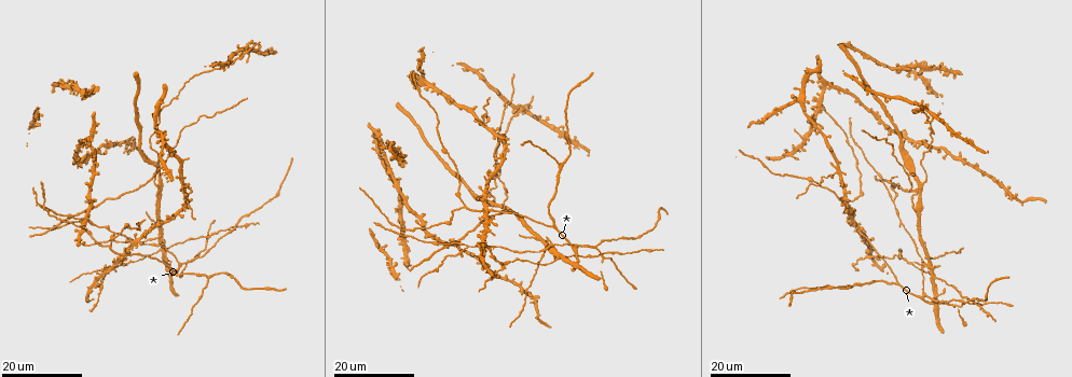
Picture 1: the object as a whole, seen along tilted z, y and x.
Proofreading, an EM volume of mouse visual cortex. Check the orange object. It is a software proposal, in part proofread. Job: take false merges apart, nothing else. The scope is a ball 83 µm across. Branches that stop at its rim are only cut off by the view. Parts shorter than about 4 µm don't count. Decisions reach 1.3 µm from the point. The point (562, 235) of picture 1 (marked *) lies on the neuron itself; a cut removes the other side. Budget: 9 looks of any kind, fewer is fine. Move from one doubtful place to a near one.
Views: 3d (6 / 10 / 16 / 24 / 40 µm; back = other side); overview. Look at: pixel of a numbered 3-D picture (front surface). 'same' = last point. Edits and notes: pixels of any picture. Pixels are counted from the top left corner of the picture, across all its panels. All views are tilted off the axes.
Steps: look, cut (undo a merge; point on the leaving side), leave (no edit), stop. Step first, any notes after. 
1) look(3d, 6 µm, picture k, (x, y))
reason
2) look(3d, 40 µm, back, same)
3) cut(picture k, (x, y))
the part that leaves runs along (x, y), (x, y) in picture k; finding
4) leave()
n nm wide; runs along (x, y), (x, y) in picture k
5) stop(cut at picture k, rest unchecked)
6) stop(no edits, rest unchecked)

look(3d, 16 µm, picture 1, (593, 247))
small branch off a trunk

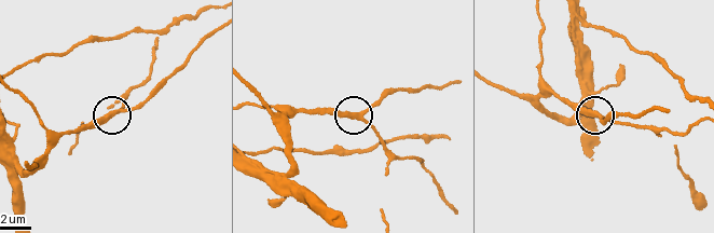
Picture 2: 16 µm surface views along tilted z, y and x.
look(3d, 6 µm, picture 2, (364, 115))
closer look

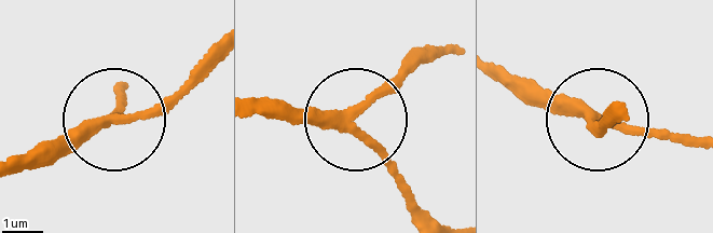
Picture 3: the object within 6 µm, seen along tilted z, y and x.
leave()
runs along (13, 172), (112, 119), (123, 82) in picture 3; all the same neuron

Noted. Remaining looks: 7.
look(3d, 16 µm, picture 1, (93, 226))
three arms meet

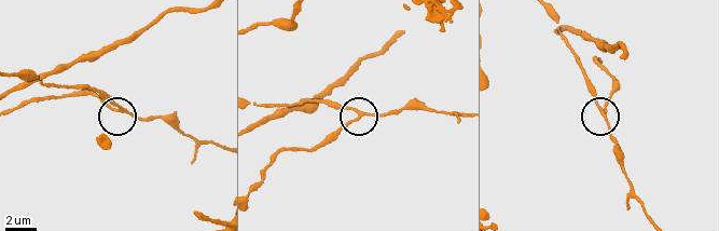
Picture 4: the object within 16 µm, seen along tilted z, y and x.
look(3d, 10 µm, picture 4, (603, 113))

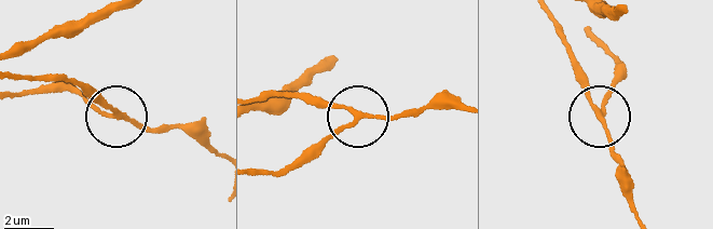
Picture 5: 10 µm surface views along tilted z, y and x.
leave()
3 arms; runs along (456, 109), (360, 117), (310, 147) in picture 5; all the same neuron

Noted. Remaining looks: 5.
look(3d, 16 µm, picture 1, (179, 181))

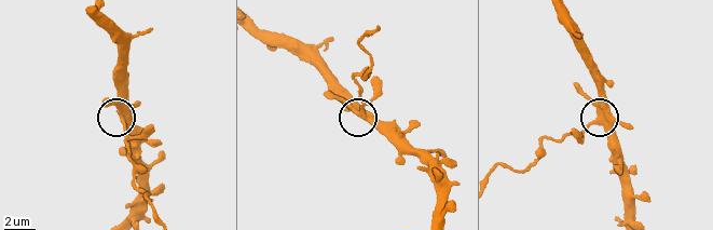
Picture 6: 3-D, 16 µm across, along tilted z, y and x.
look(3d, 10 µm, picture 6, (363, 111))

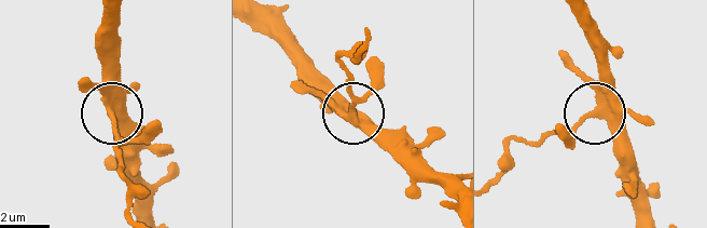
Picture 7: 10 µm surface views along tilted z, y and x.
look(3d, 10 µm, back, picture 7, (353, 114))

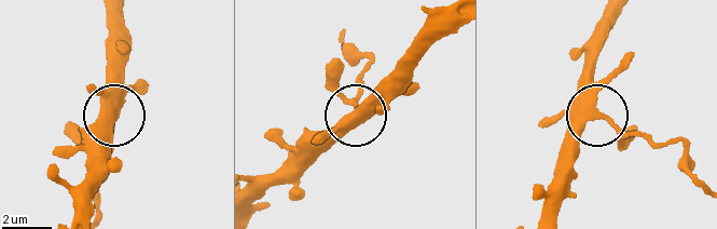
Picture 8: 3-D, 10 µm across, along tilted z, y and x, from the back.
cut(picture 8, (628, 134))
330 nm wide; two neurons meet here

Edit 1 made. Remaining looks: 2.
look(3d, 24 µm, picture 1, (918, 190))
arms run side by side

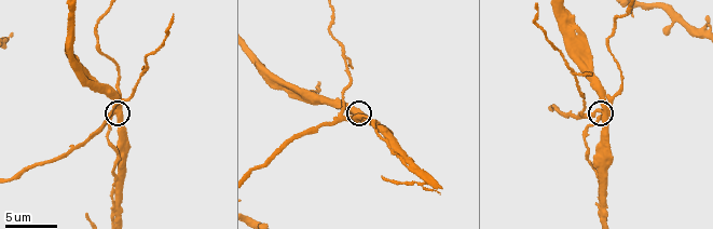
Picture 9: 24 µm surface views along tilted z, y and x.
look(3d, 10 µm, same)

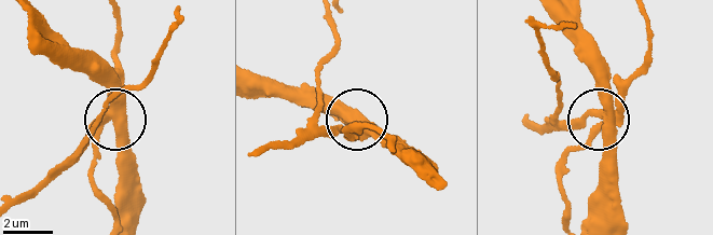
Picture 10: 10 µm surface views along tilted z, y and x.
cut(picture 10, (585, 121))
a second neuron is stuck on

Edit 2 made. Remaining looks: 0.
stop(cut at picture 8, cut at picture 10, rest unchecked)

